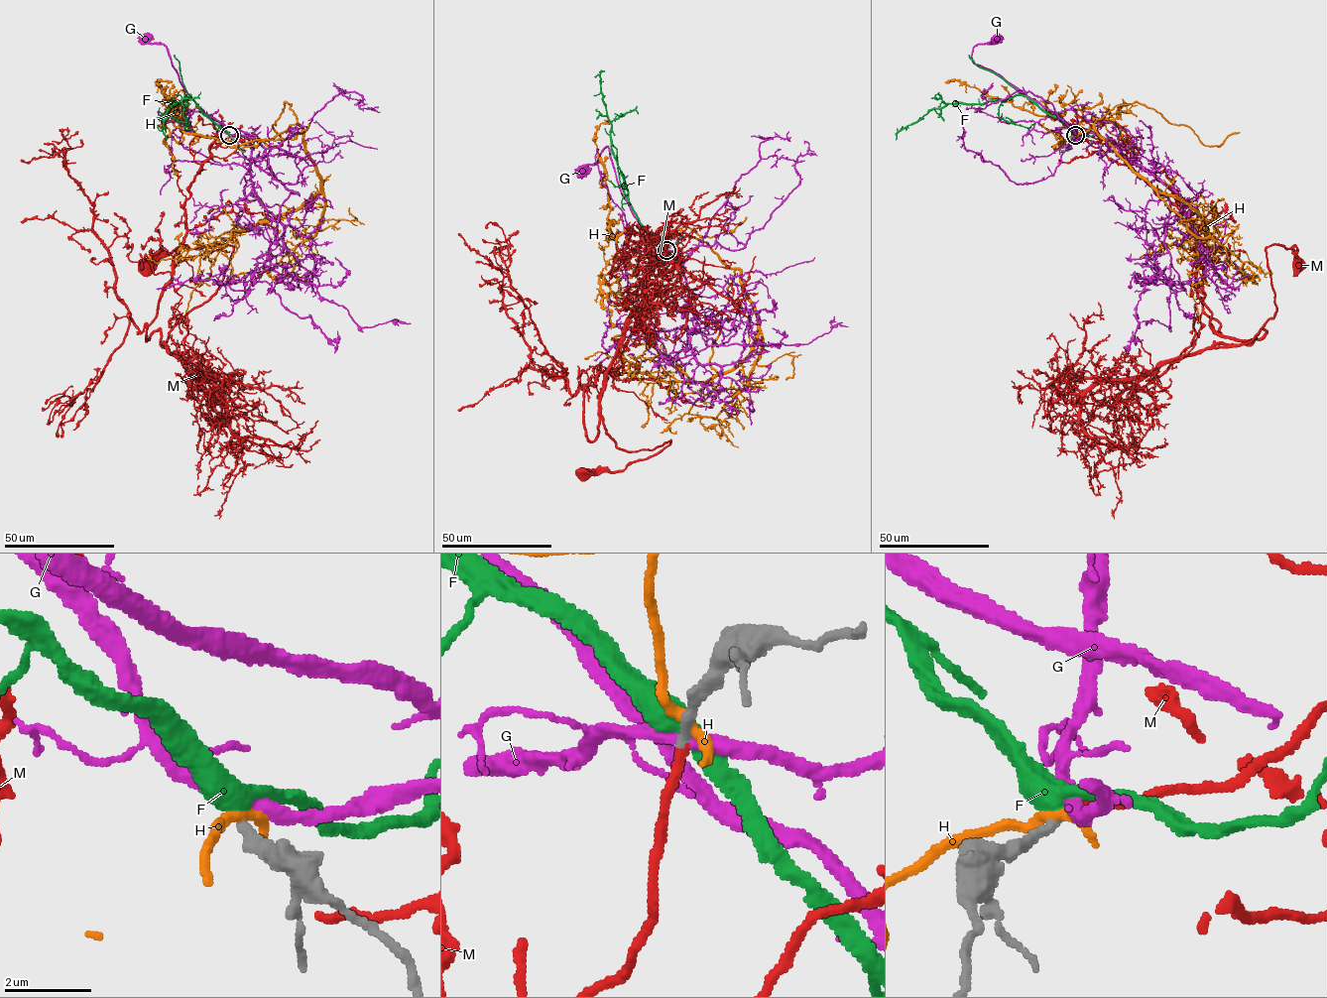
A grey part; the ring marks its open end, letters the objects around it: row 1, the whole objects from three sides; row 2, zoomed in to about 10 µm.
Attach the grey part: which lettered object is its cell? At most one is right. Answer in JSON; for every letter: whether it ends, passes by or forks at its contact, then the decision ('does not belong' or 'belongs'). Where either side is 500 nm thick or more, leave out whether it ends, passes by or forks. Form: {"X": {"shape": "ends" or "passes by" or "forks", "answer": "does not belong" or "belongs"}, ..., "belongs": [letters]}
{"F": {"shape": "passes by", "answer": "does not belong"}, "G": {"shape": "passes by", "answer": "does not belong"}, "H": {"shape": "ends", "answer": "does not belong"}, "M": {"shape": "ends", "answer": "belongs"}, "belongs": ["M"]}

